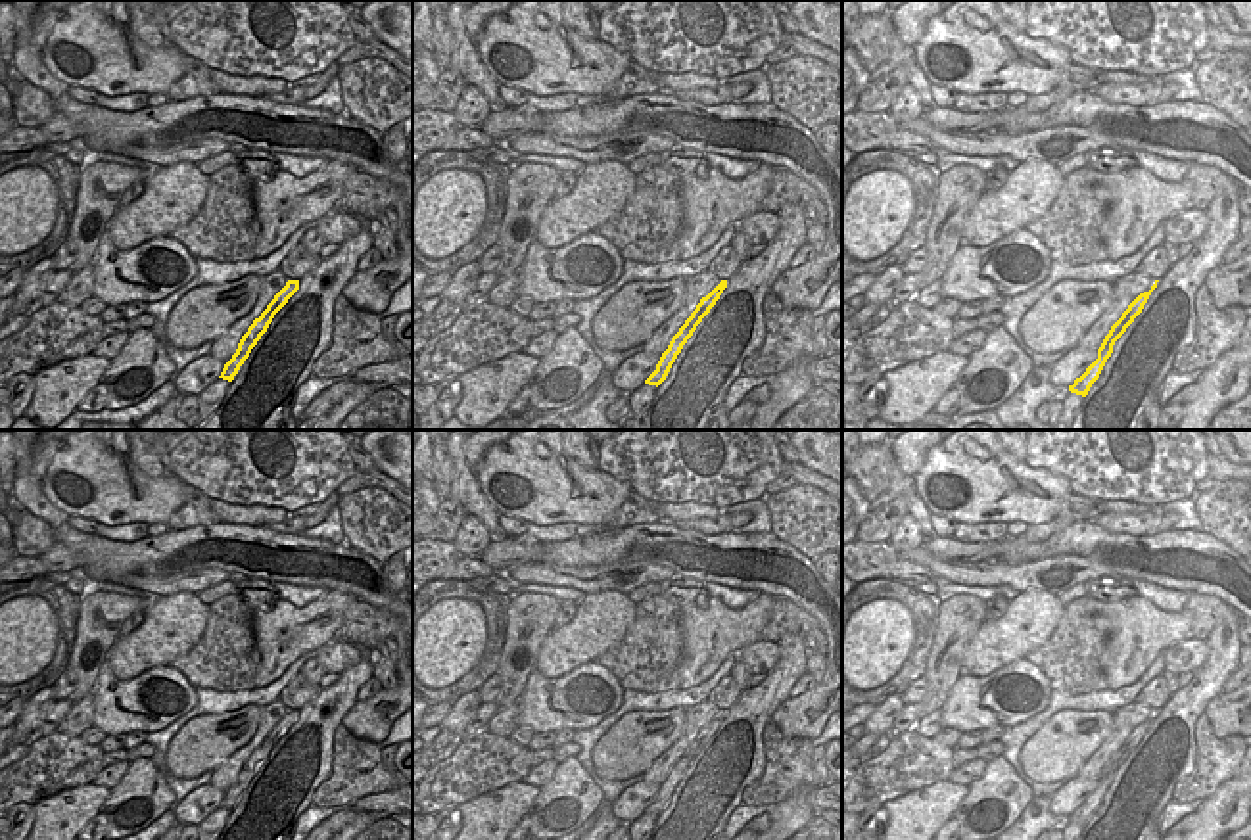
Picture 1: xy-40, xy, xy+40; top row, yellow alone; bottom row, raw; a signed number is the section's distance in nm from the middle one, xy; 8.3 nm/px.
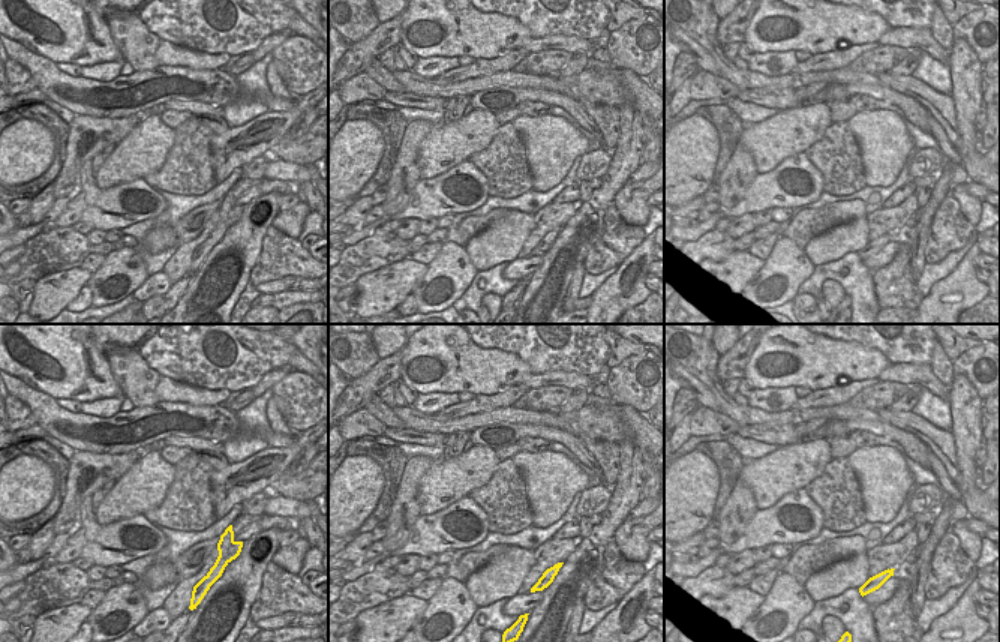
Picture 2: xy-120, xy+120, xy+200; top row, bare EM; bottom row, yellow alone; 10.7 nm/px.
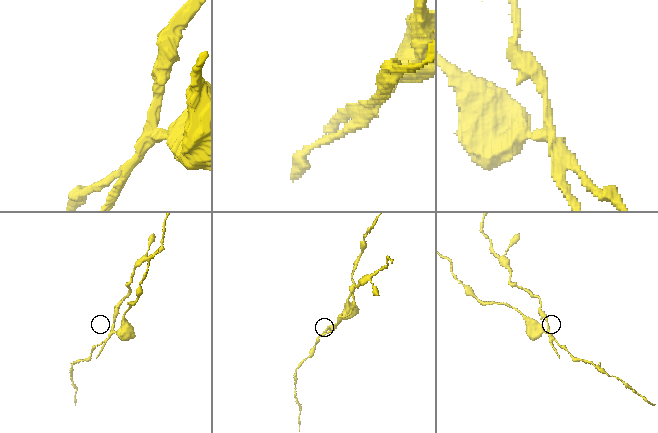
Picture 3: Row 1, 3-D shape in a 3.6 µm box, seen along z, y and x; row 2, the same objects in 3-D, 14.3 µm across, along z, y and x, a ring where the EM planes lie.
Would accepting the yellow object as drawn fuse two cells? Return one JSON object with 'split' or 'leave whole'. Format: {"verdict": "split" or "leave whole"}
{"verdict": "split"}

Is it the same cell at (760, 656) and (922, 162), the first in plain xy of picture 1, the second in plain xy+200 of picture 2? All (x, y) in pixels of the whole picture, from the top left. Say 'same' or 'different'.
same

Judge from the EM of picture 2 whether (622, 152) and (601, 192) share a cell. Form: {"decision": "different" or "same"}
{"decision": "same"}

